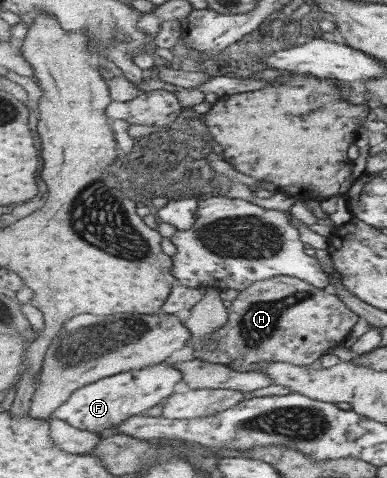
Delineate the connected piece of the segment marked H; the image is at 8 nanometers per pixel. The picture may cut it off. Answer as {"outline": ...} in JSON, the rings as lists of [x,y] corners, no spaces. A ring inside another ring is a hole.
{"outline":[[[277,275],[267,280],[253,283],[245,291],[238,292],[237,298],[228,308],[229,323],[223,329],[214,332],[203,351],[194,352],[196,359],[209,363],[229,365],[239,372],[261,370],[269,363],[285,362],[307,367],[327,354],[333,346],[343,345],[351,330],[357,326],[360,317],[345,305],[330,290],[319,289],[308,281],[294,276]]]}

